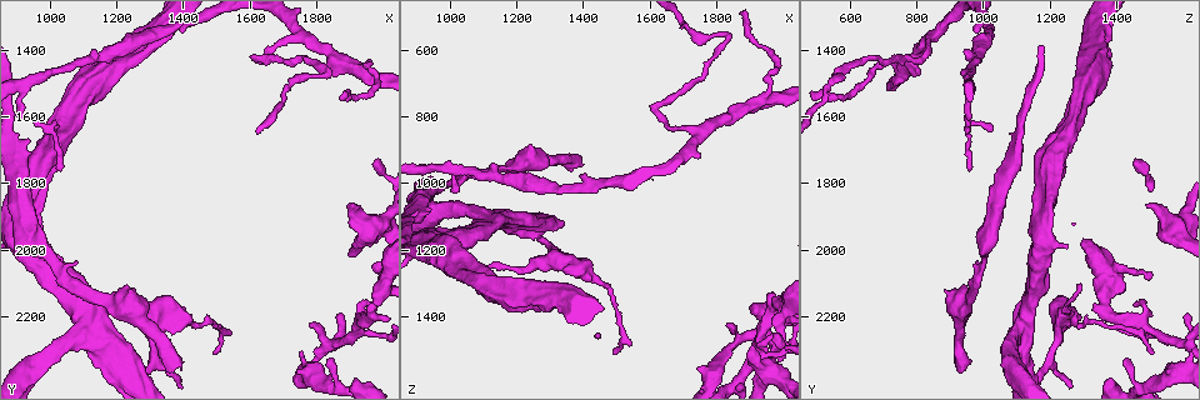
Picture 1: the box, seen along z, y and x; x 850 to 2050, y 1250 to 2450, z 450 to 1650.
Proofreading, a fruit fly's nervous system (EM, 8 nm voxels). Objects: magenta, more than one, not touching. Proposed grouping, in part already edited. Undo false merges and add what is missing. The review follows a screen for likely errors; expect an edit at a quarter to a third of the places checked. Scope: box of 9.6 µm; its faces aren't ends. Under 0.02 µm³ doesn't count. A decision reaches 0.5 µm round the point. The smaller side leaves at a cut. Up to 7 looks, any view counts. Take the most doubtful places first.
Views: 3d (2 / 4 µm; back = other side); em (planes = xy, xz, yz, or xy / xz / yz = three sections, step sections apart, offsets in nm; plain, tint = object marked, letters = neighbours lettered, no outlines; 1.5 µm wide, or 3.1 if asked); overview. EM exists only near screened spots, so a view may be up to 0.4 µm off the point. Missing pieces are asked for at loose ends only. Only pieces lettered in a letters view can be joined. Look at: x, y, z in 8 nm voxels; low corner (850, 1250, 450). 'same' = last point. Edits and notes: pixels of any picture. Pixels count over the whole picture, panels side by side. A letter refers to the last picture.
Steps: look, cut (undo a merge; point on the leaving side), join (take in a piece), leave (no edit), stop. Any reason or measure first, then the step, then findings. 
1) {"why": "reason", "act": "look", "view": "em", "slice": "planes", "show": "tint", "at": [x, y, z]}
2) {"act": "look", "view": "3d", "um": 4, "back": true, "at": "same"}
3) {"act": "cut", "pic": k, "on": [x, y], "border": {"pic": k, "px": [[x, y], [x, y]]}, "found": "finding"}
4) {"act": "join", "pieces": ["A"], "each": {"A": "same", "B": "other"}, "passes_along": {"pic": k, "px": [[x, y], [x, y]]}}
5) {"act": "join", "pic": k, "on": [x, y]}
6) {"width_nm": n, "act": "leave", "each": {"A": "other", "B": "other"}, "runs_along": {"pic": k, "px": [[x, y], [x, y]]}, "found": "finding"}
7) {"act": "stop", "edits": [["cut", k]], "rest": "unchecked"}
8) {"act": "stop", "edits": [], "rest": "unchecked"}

{"why": "thick turns thin", "act": "look", "view": "3d", "um": 4, "at": [1290, 2370, 1170]}

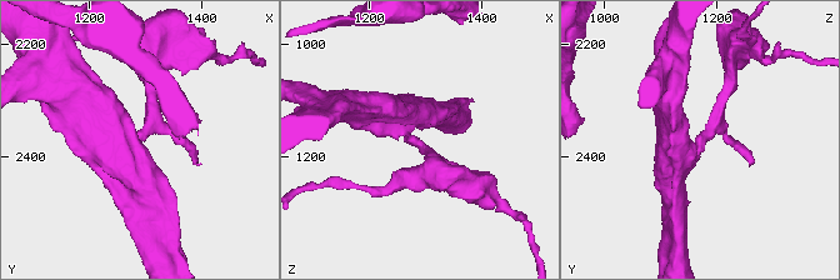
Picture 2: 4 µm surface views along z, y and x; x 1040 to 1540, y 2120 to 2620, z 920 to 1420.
{"act": "look", "view": "em", "slice": "xy", "step": 4, "show": "letters", "at": [1290, 2370, 1170]}

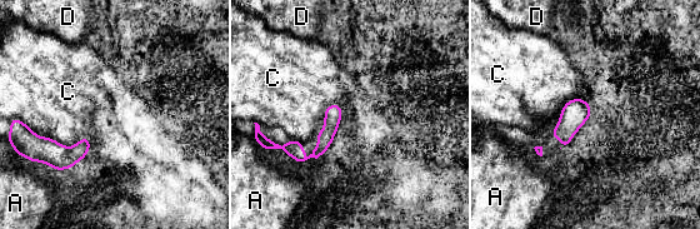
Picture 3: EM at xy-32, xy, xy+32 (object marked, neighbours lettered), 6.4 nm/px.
{"act": "leave", "each": {"A": "other", "C": "other", "D": "other"}, "border": {"pic": 3, "px": [[336, 103], [314, 137]]}, "found": "one neuron here"}

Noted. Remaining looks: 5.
{"why": "thin end", "act": "look", "view": "3d", "um": 2, "at": [1500, 2310, 1520]}

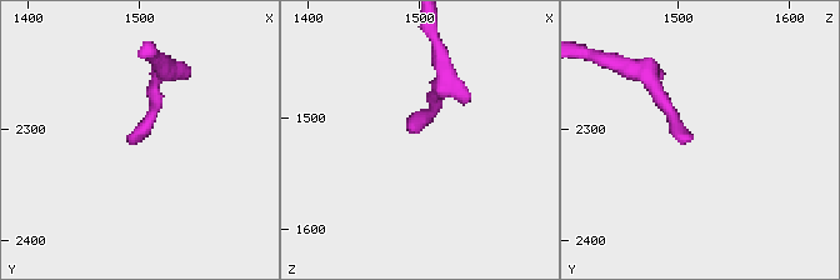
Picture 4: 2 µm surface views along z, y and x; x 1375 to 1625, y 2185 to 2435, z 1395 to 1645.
{"act": "look", "view": "em", "slice": "planes", "show": "letters", "at": [1494, 2308, 1516]}

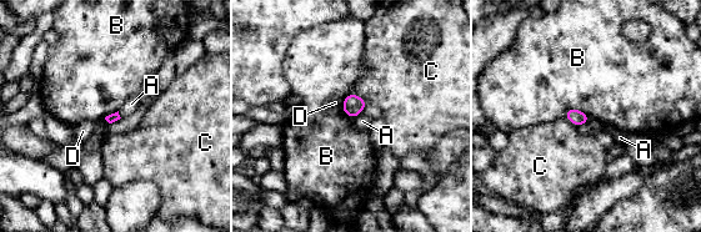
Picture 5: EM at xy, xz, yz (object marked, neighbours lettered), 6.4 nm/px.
{"act": "leave", "each": {"A": "other", "B": "other", "C": "other", "D": "other"}, "border": {"pic": 5, "px": [[564, 114], [577, 109], [590, 117]]}, "found": "no lettered piece goes on from it"}

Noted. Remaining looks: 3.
{"why": "thin neck", "act": "look", "view": "3d", "um": 4, "at": [1790, 1480, 560]}

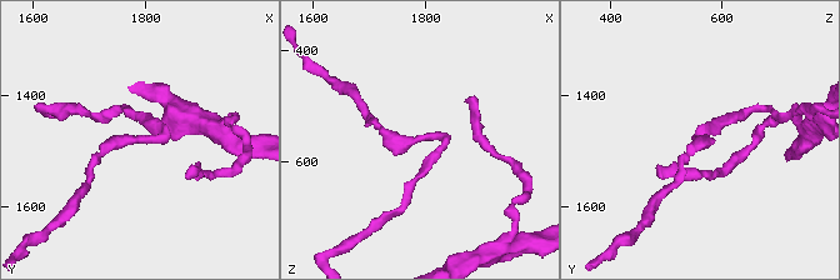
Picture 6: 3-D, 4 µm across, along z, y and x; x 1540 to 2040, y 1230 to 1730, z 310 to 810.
{"act": "look", "view": "em", "slice": "xy", "step": 8, "show": "letters", "at": [1780, 1480, 555]}

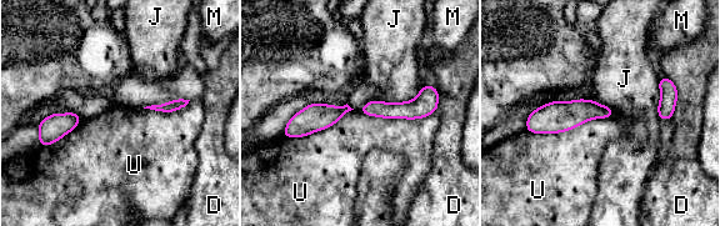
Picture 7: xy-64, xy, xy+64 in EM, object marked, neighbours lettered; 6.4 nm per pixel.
{"width_nm": 100, "act": "leave", "each": {"D": "other", "J": "other", "M": "other", "U": "other"}, "border": {"pic": 7, "px": [[611, 116], [558, 132], [526, 130]]}, "found": "all the same neuron"}

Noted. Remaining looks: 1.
{"act": "stop", "edits": [], "rest": "unchecked"}

